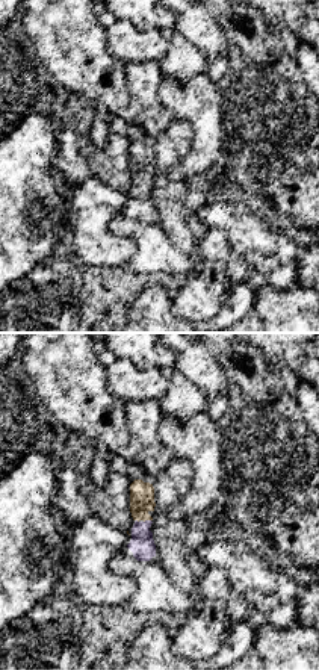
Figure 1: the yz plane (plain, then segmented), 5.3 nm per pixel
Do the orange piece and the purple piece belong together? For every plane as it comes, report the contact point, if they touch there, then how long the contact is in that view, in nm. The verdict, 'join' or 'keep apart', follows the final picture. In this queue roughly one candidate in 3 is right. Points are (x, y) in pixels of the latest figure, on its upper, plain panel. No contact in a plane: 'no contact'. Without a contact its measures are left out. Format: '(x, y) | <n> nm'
(147, 180) | 40 nm

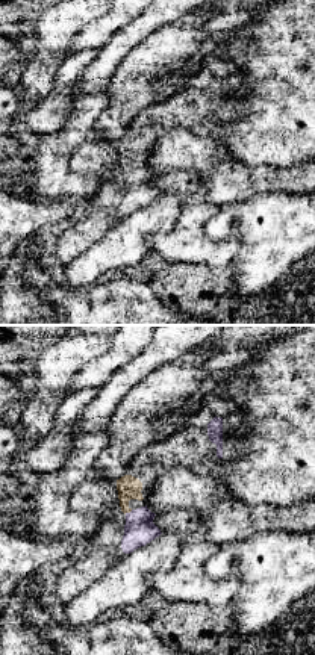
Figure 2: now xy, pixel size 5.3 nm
(127, 173) | 50 nm

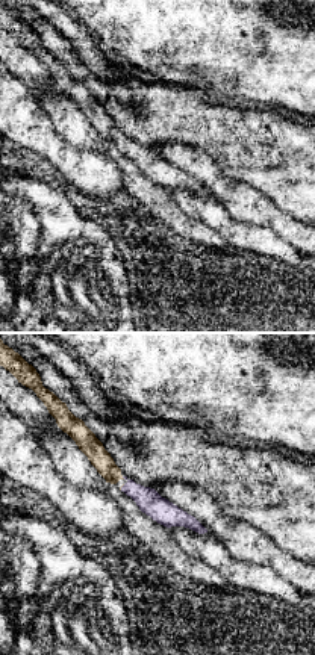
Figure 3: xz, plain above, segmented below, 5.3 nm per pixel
(121, 147) | 40 nm

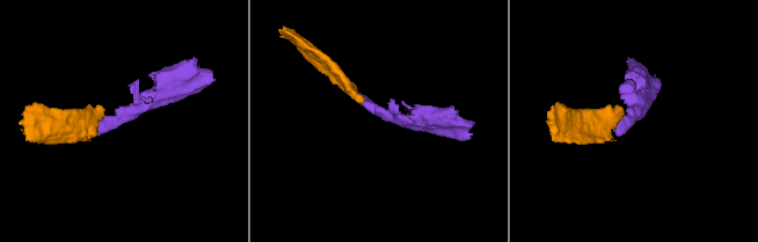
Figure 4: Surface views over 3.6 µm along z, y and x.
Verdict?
join

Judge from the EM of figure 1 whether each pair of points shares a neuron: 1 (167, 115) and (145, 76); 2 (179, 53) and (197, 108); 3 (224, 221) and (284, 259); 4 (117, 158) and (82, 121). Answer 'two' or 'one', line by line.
1: one
2: two
3: one
4: one

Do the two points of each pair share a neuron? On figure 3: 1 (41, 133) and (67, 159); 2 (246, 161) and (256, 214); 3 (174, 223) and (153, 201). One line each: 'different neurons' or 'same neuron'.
1: same neuron
2: different neurons
3: same neuron

